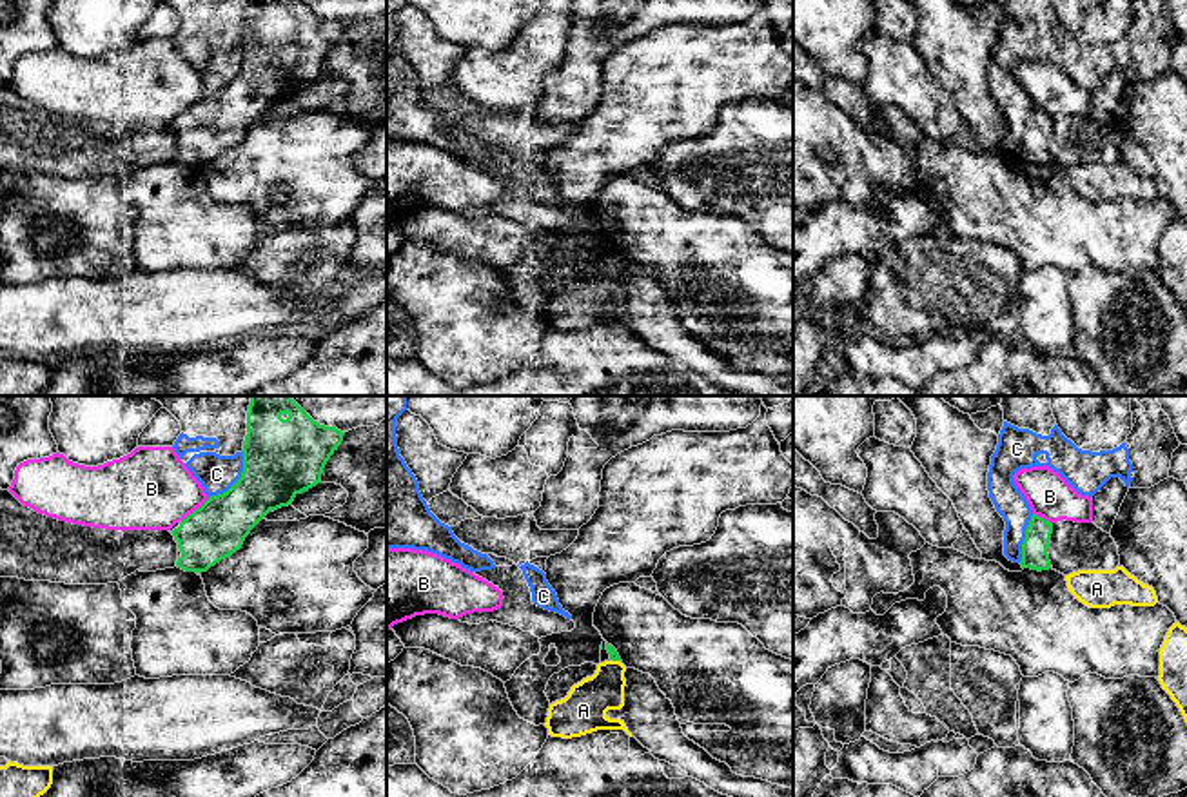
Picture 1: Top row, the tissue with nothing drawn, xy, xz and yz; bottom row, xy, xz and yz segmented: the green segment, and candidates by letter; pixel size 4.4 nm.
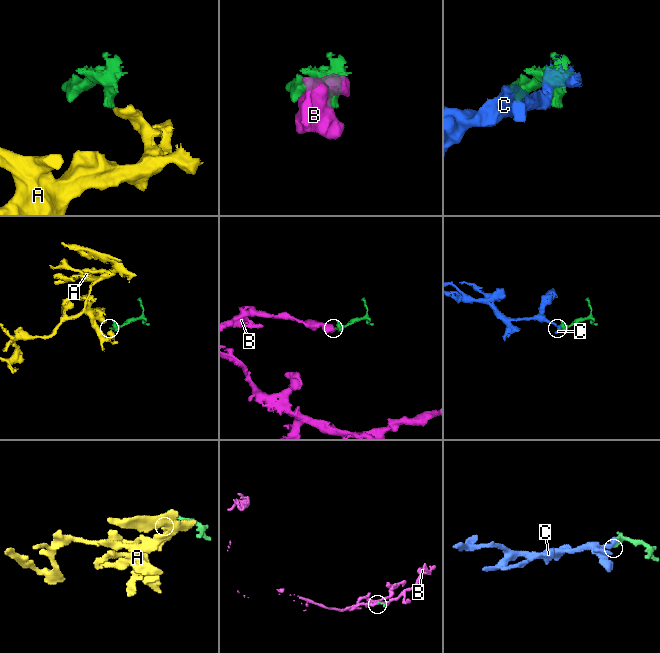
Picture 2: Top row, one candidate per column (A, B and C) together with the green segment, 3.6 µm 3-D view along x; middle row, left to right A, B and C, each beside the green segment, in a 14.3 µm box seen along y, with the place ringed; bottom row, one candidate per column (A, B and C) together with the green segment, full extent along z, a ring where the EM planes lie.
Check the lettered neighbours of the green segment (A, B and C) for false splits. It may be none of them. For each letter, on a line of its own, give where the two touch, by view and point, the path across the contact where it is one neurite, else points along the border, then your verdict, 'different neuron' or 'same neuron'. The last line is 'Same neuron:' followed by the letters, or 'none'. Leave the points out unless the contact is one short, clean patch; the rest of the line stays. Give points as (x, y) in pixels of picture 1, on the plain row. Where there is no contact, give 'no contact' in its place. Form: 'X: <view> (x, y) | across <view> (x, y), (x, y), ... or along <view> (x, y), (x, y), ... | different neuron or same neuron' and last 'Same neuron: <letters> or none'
A: xz (618, 253) | along xz (612, 253), (621, 256) | different neuron
B: xy (196, 102) | along xy (209, 91), (182, 115) | different neuron
C: xy (238, 73) | different neuron
Same neuron: none

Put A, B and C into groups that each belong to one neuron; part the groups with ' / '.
A / B / C

